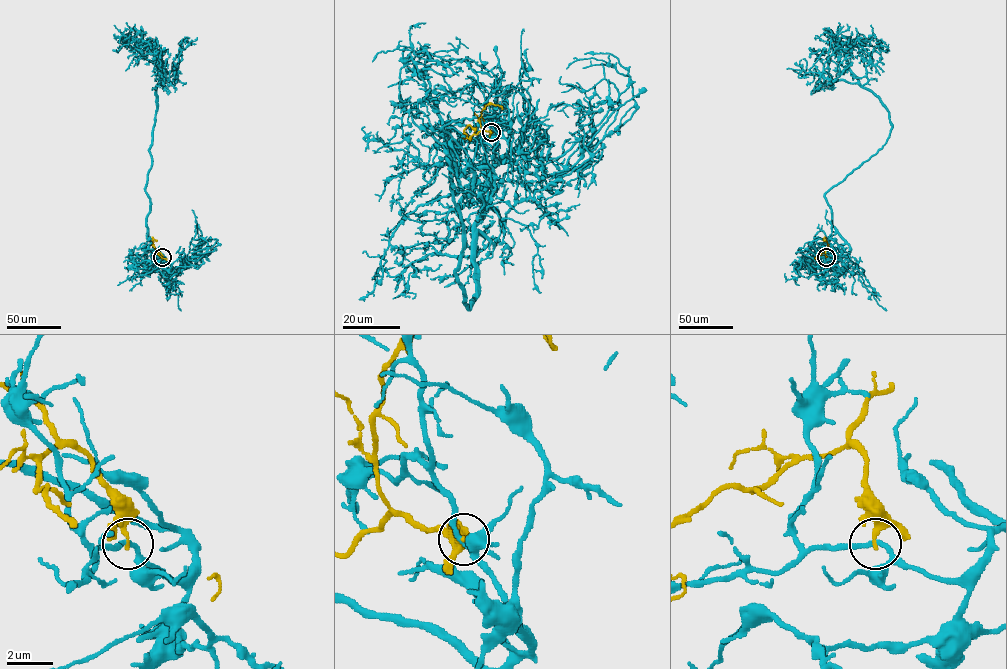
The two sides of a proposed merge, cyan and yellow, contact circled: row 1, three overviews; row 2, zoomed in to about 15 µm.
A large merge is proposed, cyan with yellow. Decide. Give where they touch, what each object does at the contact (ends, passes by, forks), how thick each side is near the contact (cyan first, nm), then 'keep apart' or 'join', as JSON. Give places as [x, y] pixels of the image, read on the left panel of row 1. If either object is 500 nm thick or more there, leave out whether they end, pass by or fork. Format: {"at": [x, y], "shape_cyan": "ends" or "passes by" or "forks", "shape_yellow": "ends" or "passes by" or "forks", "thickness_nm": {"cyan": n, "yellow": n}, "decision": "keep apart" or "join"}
{"at": [162, 257], "shape_cyan": "passes by", "shape_yellow": "ends", "thickness_nm": {"cyan": 200, "yellow": 240}, "decision": "keep apart"}

